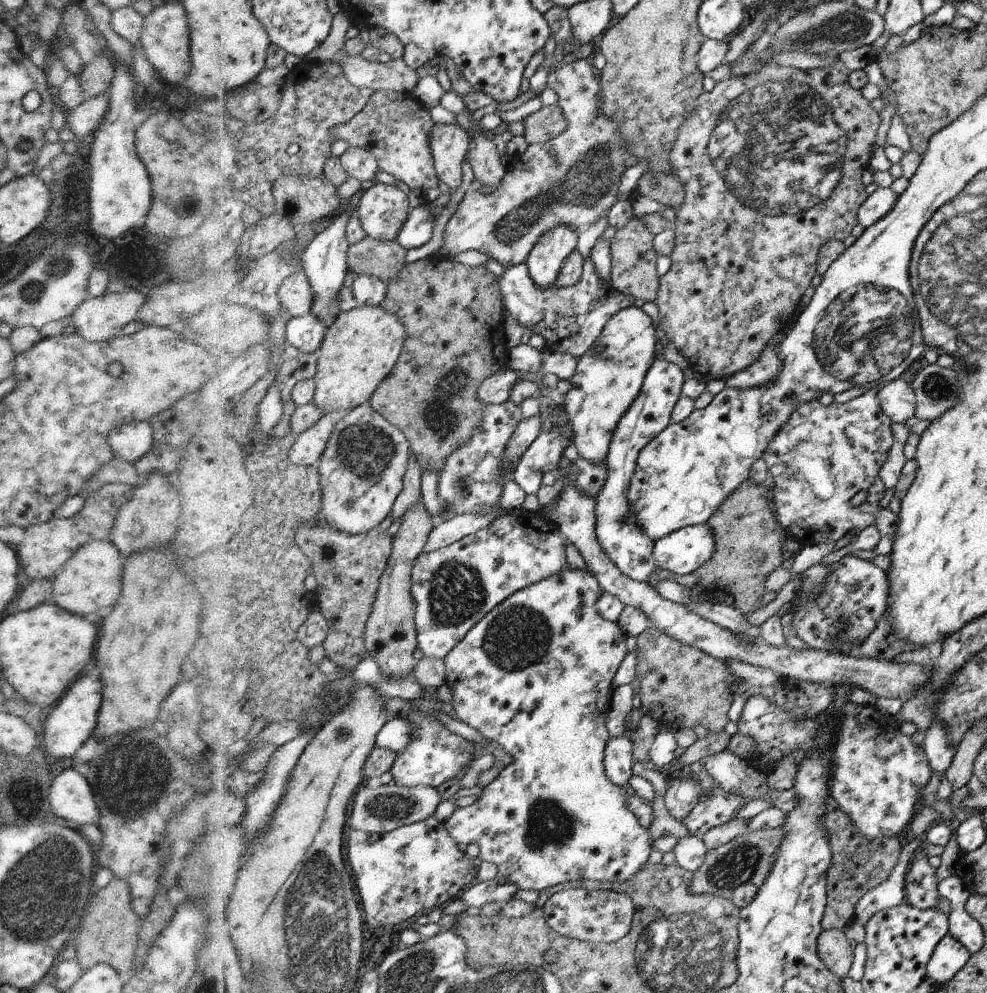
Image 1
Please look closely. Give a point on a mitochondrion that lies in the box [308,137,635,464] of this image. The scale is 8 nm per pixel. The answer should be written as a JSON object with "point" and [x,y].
{"point":[439,417]}

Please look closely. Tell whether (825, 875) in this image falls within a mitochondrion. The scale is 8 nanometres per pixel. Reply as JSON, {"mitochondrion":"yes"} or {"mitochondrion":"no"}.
{"mitochondrion":"no"}

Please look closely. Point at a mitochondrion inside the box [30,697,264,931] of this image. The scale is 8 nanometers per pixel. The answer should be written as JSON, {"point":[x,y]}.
{"point":[131,770]}

